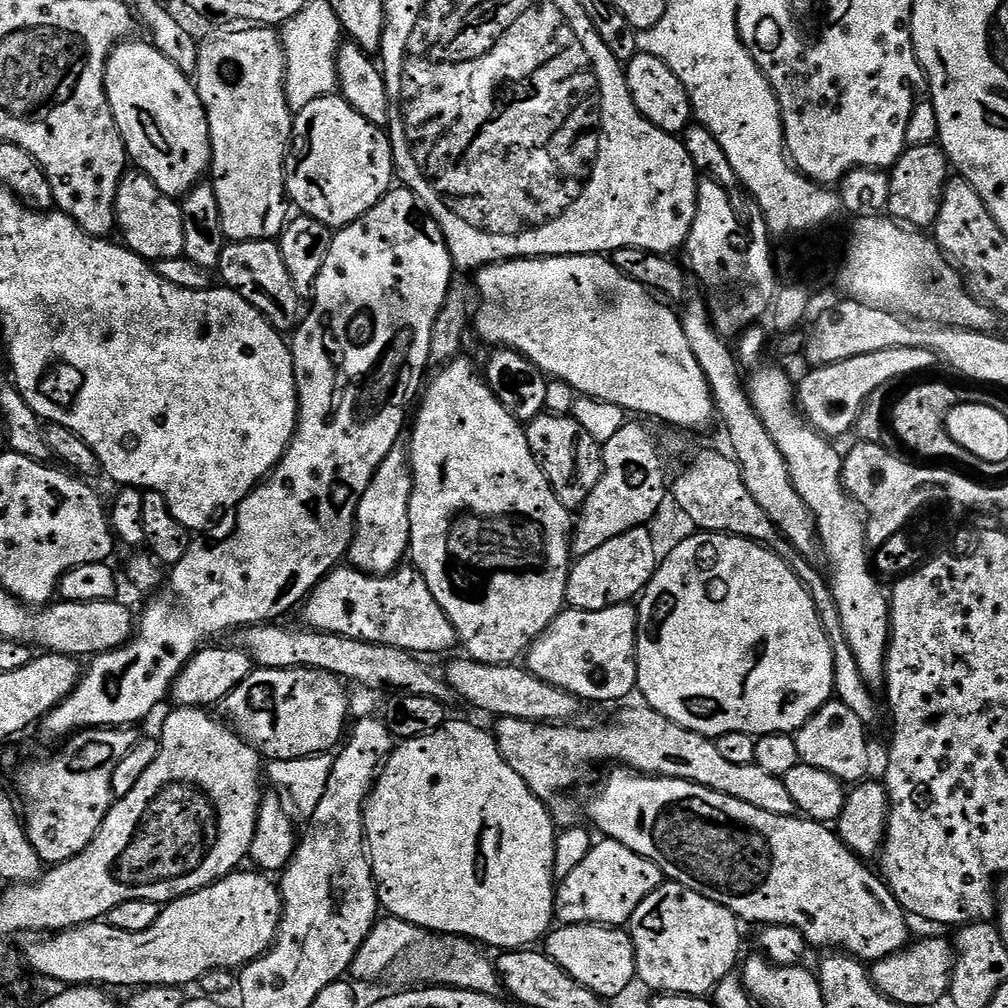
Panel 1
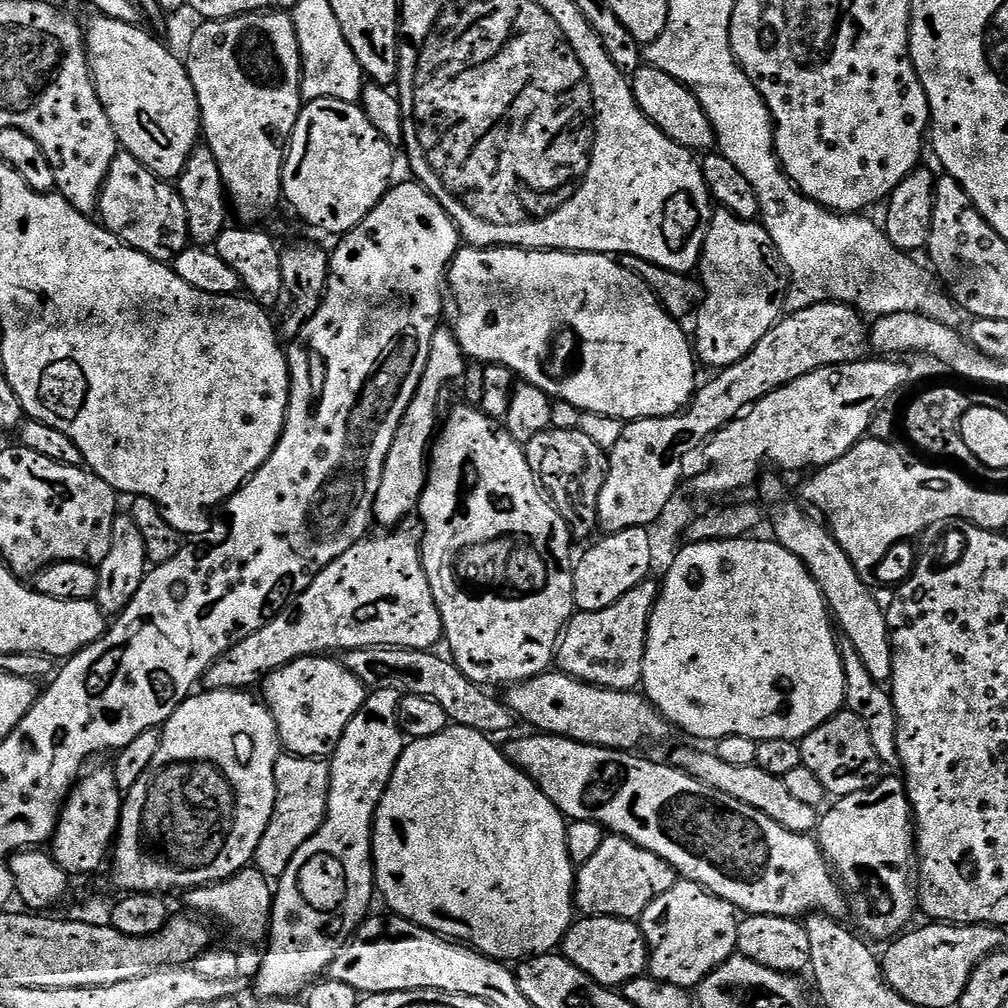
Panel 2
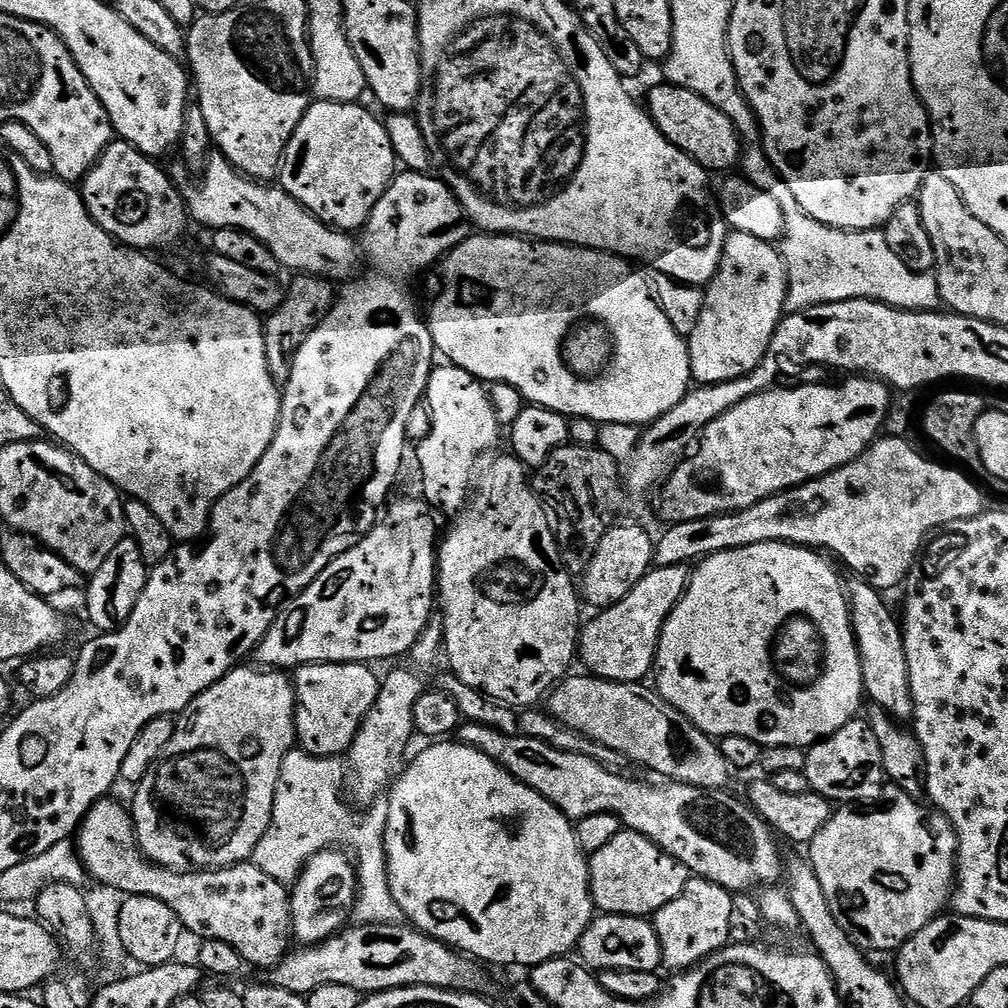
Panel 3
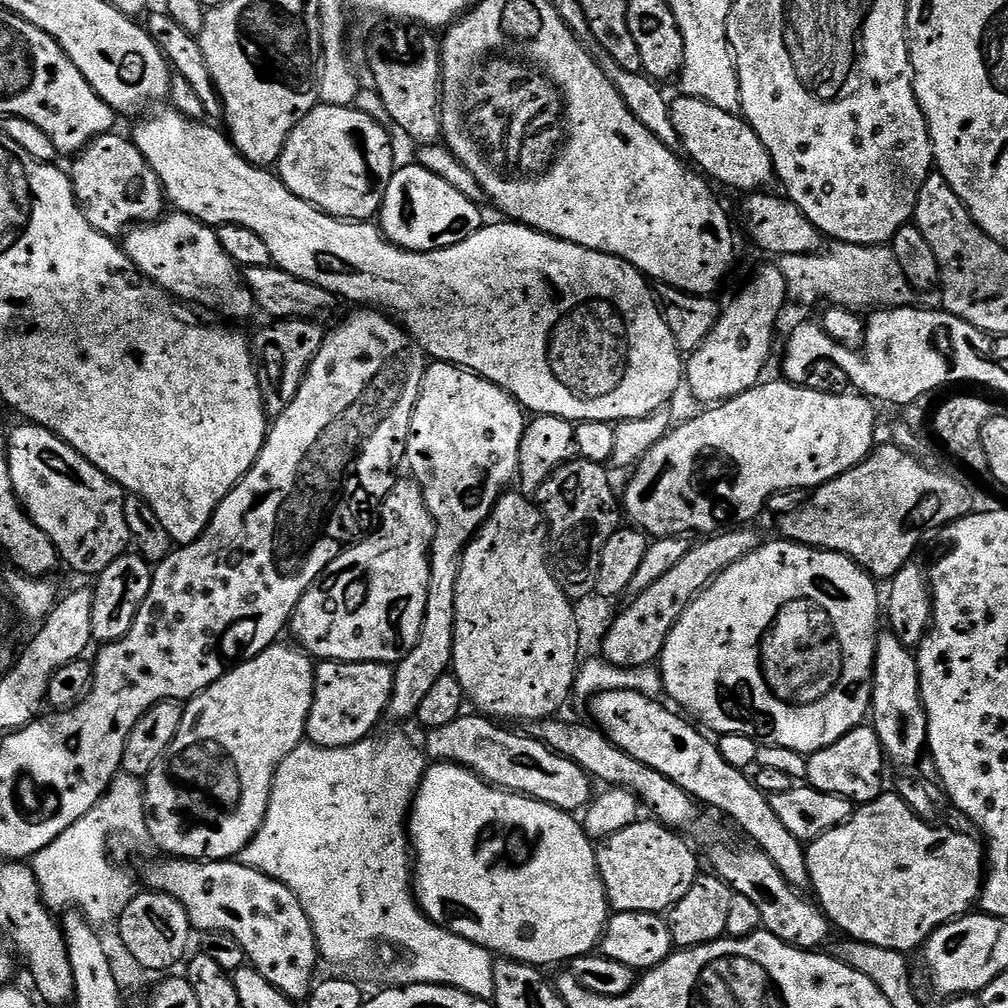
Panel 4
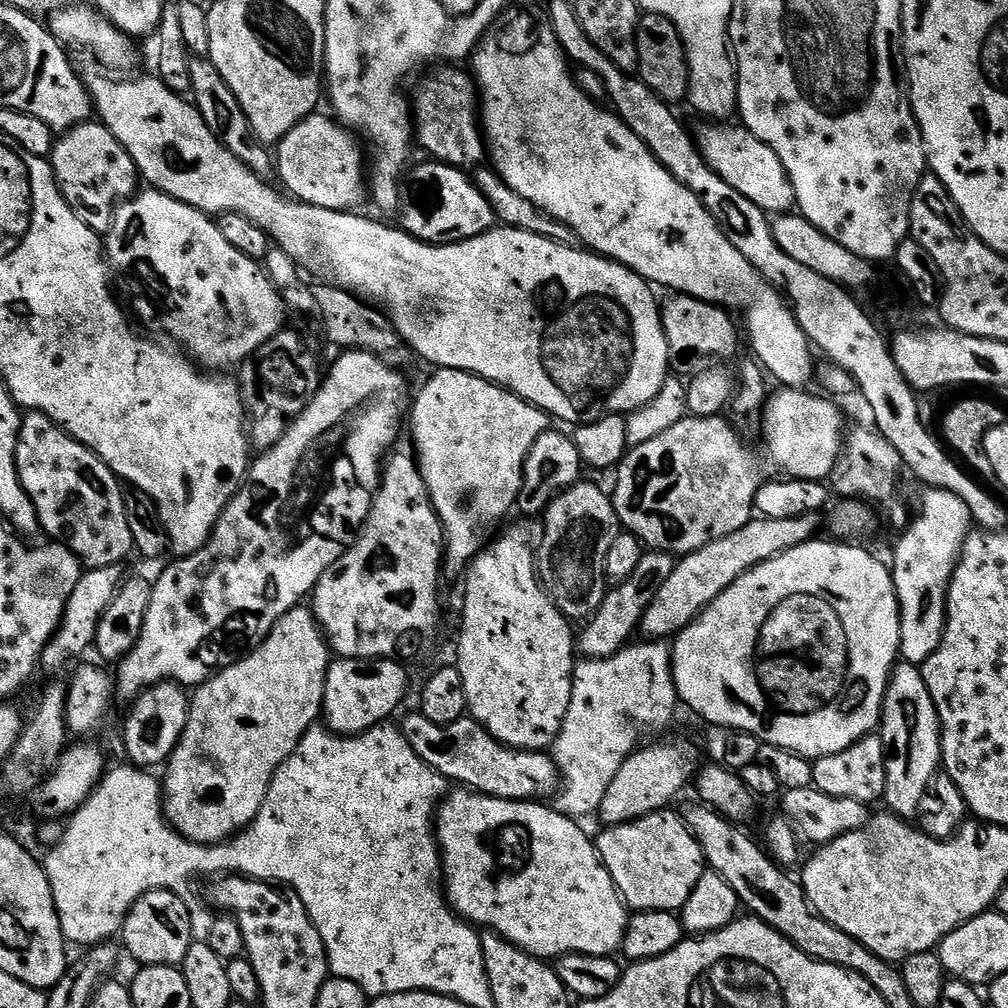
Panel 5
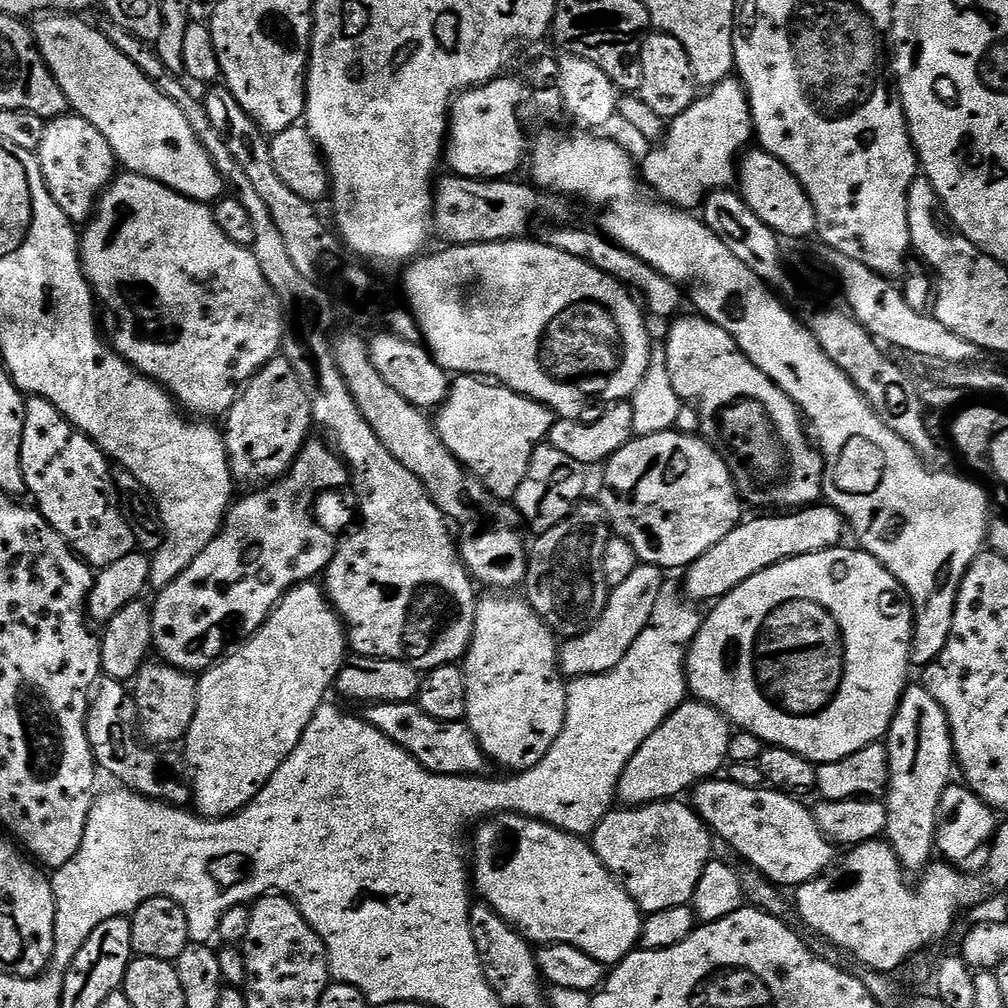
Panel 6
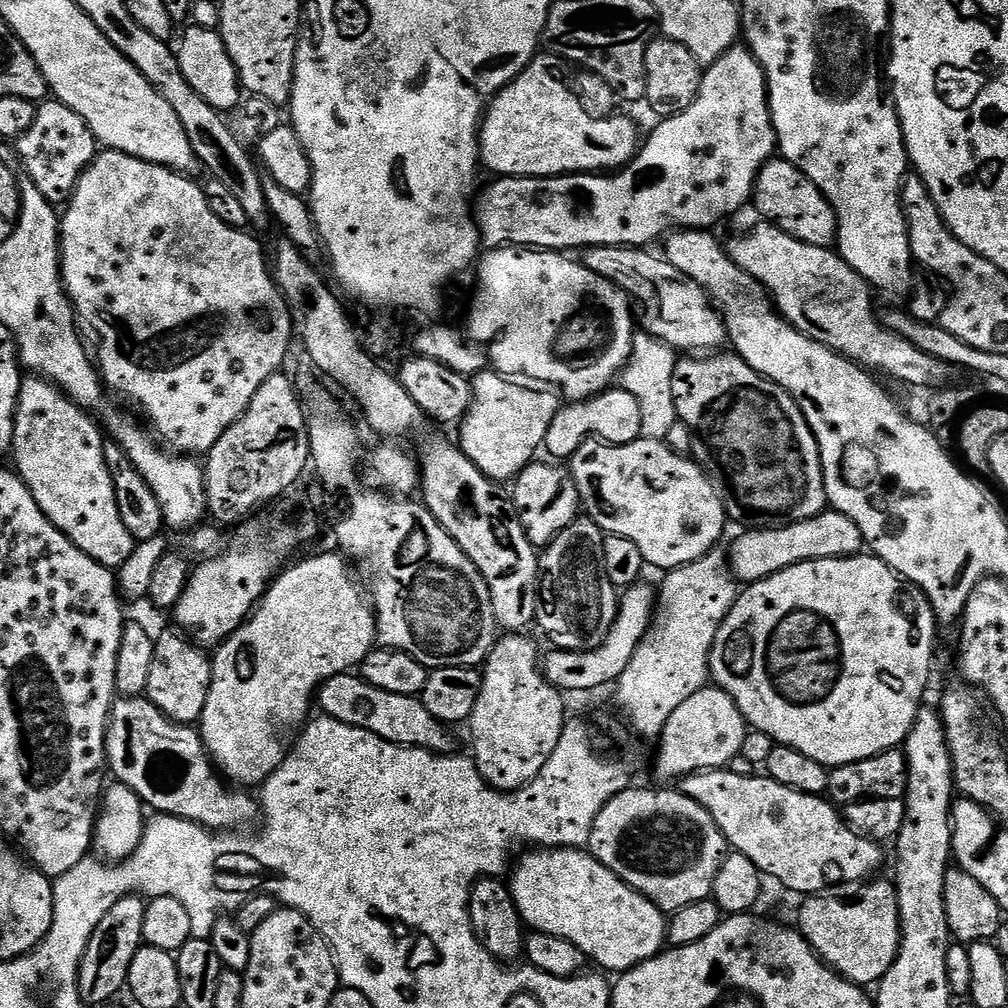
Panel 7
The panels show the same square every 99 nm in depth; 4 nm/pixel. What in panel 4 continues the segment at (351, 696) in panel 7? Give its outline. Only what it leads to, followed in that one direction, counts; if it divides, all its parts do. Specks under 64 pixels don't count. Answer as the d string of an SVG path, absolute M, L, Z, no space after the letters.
M461 714L454 722L433 728L427 733L426 752L433 761L460 764L481 776L487 784L504 788L507 792L532 796L536 800L553 804L555 808L560 808L564 812L576 814L587 809L592 803L594 781L574 762L562 758L557 752L552 752L531 735L519 736L516 732L507 732L506 729L499 728L504 726L495 719L483 714L468 715Z

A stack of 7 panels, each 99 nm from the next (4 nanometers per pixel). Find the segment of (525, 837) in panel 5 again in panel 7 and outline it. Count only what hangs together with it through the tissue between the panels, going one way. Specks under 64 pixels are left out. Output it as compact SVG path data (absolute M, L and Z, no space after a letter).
M542 848L525 851L524 854L511 869L510 891L521 921L531 931L554 934L554 938L562 938L578 946L578 950L582 950L582 954L591 963L593 960L598 967L605 968L600 969L605 973L629 972L634 966L660 955L666 944L665 913L641 892L635 892L630 885L622 882L622 878L602 866L602 862L598 862L591 851L579 848Z

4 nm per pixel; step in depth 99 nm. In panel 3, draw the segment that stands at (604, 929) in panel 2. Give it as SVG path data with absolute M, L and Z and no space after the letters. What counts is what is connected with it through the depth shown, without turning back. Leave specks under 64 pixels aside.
M597 915L582 934L578 945L579 963L593 973L606 970L646 970L656 972L662 964L662 946L651 919L643 916Z

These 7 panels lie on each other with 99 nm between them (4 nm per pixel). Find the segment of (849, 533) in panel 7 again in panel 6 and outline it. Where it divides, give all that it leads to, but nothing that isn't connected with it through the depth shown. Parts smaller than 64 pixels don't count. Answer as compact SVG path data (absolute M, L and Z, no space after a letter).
M817 502L806 508L785 511L783 514L760 514L757 520L745 519L736 525L722 542L710 546L702 558L689 564L683 573L682 588L696 602L721 600L730 590L742 586L746 578L754 578L762 570L783 560L841 547L846 529L844 515L827 502Z

